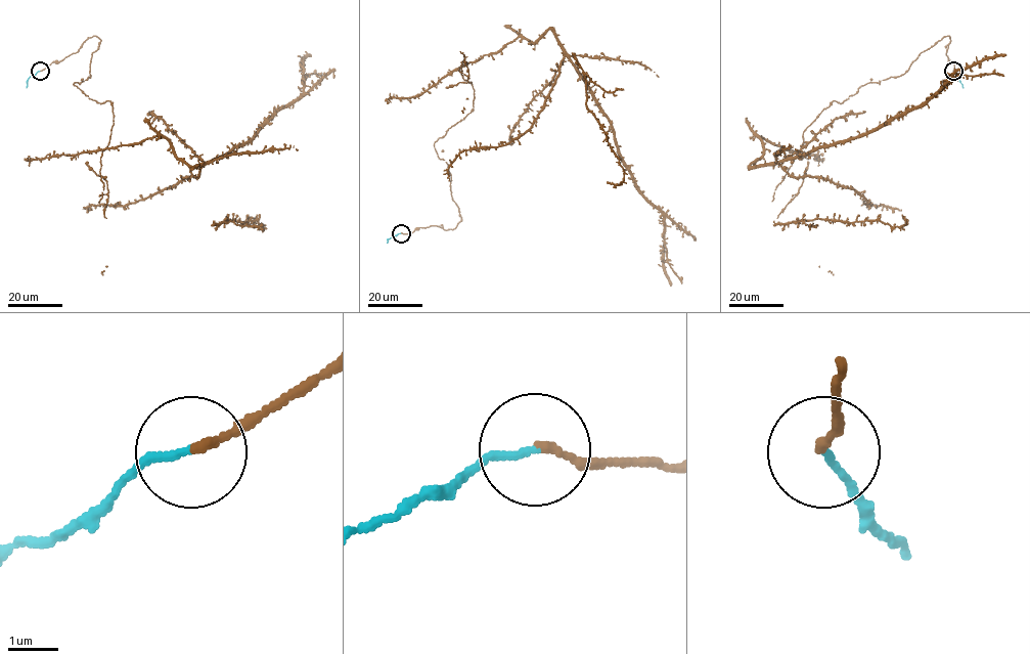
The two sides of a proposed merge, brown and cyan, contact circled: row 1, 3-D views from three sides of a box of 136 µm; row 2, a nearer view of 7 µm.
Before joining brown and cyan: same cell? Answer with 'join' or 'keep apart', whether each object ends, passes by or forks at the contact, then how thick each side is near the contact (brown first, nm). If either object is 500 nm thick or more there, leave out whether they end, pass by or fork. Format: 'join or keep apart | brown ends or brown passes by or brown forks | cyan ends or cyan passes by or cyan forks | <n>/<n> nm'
join | brown ends | cyan ends | 170/150 nm

